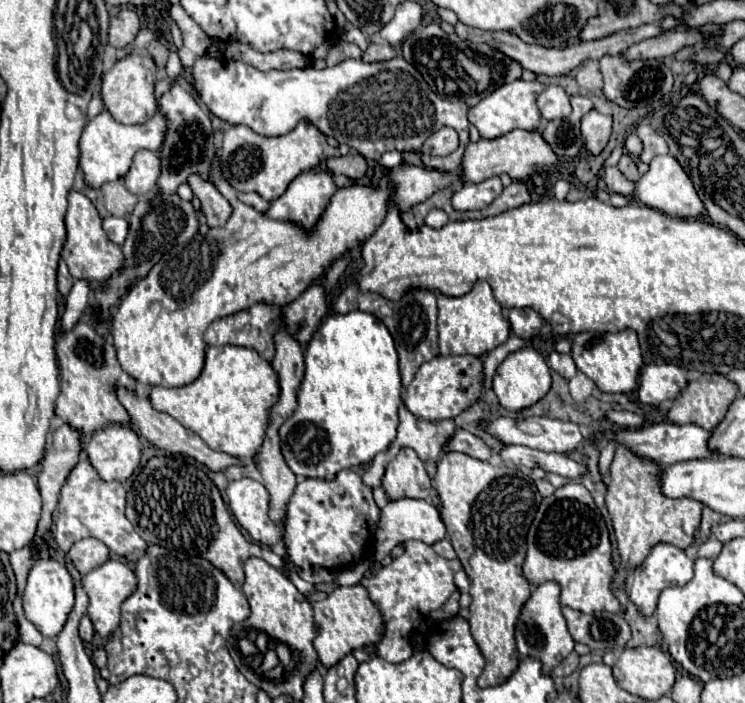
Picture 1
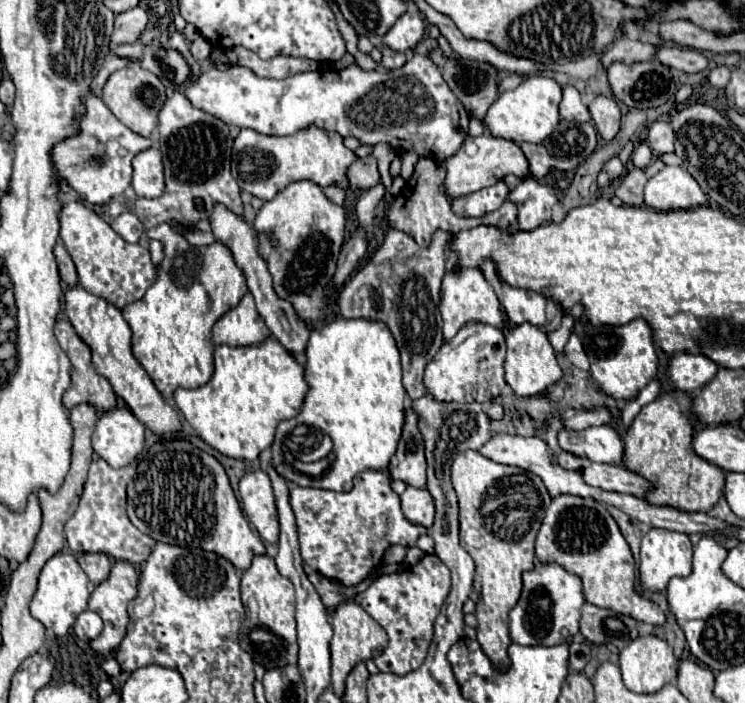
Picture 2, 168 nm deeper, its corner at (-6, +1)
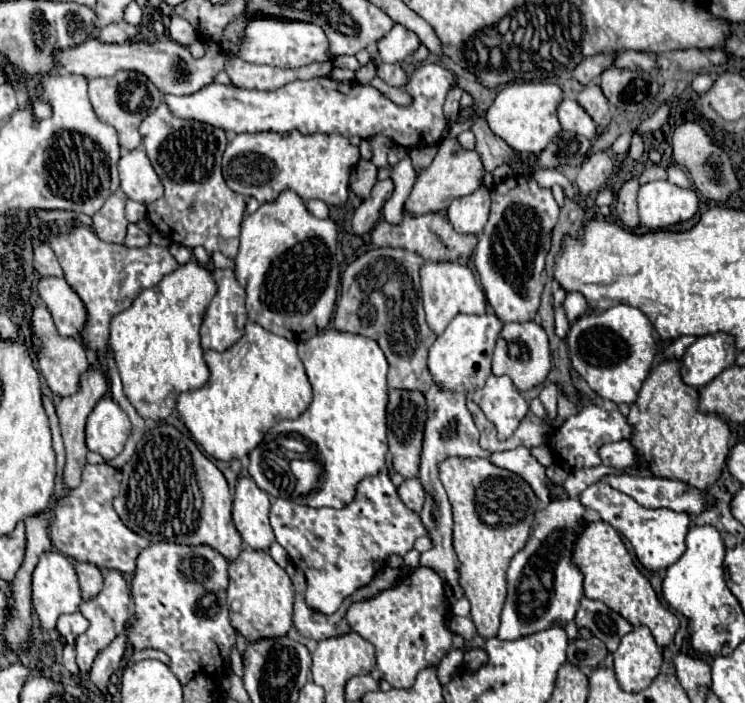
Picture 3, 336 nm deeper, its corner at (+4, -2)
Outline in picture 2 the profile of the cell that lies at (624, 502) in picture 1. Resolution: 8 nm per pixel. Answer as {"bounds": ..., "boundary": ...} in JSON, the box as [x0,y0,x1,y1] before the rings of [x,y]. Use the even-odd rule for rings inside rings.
{"bounds":[624,391,726,511],"boundary":[[[668,391],[656,397],[656,401],[644,405],[634,417],[624,437],[624,467],[644,475],[656,485],[654,493],[646,495],[646,501],[654,505],[670,505],[682,511],[710,511],[722,495],[726,473],[714,467],[706,459],[698,457],[692,449],[692,397],[682,391]]]}

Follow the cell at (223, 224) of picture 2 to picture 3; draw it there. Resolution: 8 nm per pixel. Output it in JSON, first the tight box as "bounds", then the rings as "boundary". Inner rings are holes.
{"bounds":[212,252,236,270],"boundary":[[[212,252],[212,266],[214,268],[230,268],[230,270],[236,270],[234,268],[234,260],[232,258],[228,258],[228,256],[224,256],[222,252]]]}

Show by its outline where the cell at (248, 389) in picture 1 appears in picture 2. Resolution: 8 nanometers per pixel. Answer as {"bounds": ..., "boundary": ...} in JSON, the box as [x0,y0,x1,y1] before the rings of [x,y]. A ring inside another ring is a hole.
{"bounds":[174,337,310,461],"boundary":[[[268,337],[260,345],[218,345],[214,365],[216,371],[206,385],[198,389],[176,389],[174,401],[194,433],[212,449],[232,459],[254,461],[272,445],[276,425],[282,419],[298,415],[302,409],[302,399],[310,389],[306,369],[274,337]]]}

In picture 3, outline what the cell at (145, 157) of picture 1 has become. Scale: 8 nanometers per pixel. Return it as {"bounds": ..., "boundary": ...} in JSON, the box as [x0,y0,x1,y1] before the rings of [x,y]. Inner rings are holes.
{"bounds":[118,148,164,204],"boundary":[[[142,148],[124,152],[118,162],[118,172],[120,172],[120,188],[130,200],[150,204],[156,202],[164,192],[160,178],[156,176]]]}

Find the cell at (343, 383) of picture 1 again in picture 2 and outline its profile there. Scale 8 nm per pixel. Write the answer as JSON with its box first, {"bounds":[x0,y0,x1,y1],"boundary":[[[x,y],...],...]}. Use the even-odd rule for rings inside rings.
{"bounds":[272,317,406,491],"boundary":[[[336,317],[310,333],[306,345],[306,381],[310,391],[302,411],[288,421],[280,421],[272,444],[272,463],[276,471],[300,485],[330,491],[350,491],[352,479],[366,469],[386,469],[404,425],[406,391],[402,387],[400,353],[390,329],[380,321]],[[296,425],[318,427],[334,443],[334,463],[320,477],[298,473],[284,460],[283,441]]]}

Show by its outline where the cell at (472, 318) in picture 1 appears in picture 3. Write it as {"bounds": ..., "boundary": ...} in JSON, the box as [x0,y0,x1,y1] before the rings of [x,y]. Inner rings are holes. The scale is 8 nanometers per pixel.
{"bounds":[420,262,486,336],"boundary":[[[426,262],[420,270],[422,278],[422,302],[426,310],[426,320],[432,332],[438,336],[444,332],[448,322],[456,314],[484,314],[486,298],[482,286],[476,282],[472,270],[460,262]]]}

